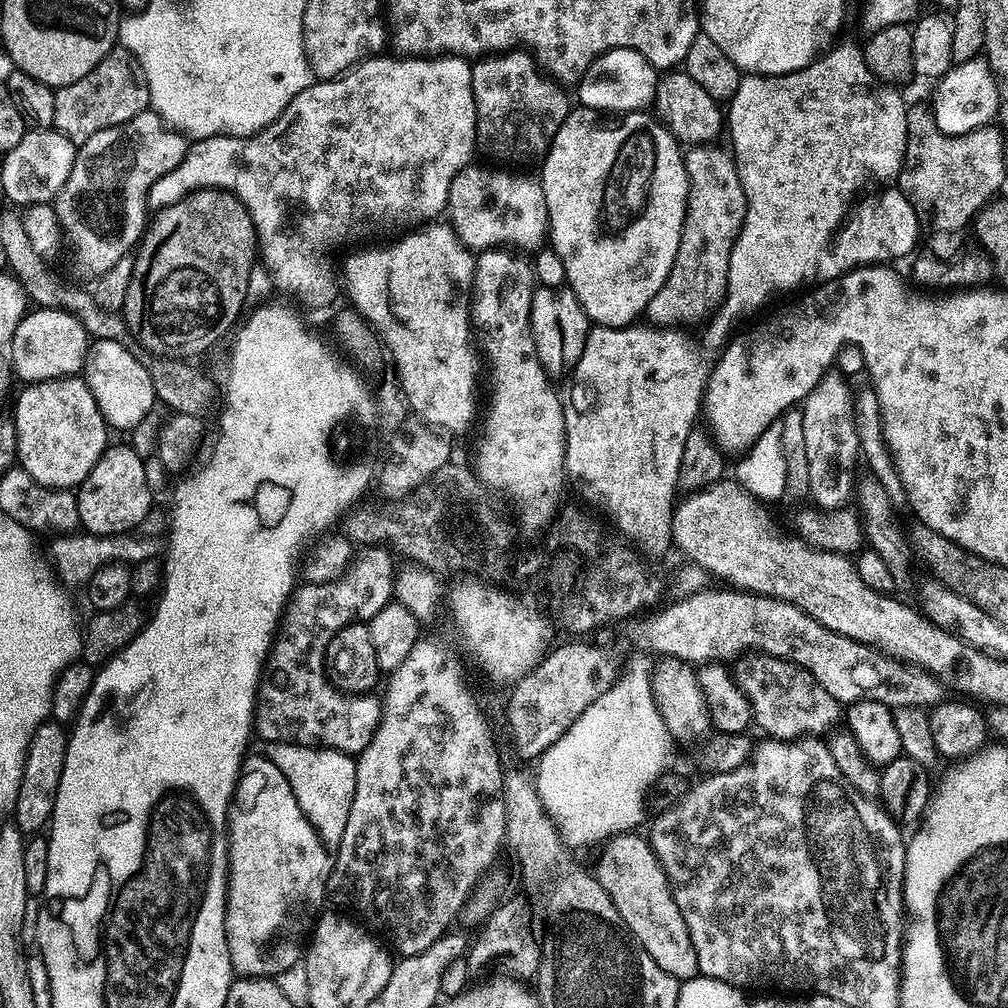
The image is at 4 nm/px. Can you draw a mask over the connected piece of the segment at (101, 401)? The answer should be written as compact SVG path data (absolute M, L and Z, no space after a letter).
M92 340L84 359L82 379L90 394L94 394L94 402L98 402L98 410L109 429L138 428L149 419L152 407L157 407L154 382L150 382L147 363L139 360L133 349L122 346L122 342Z

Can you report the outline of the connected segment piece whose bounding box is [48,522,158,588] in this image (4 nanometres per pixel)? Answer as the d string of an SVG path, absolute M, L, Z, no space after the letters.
M152 522L145 523L138 528L131 528L128 532L113 536L93 536L91 534L60 534L49 546L48 552L52 555L52 564L56 567L55 579L61 585L76 588L87 585L89 578L102 566L107 564L123 564L131 566L141 564L144 560L151 560L157 555L156 528Z

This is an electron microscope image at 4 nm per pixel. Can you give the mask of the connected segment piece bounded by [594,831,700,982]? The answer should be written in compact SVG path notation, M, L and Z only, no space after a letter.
M635 831L622 832L612 836L603 845L605 848L601 850L600 857L596 860L596 868L594 867L596 881L600 883L602 890L606 890L606 894L610 896L610 902L614 902L622 918L624 927L632 933L633 940L646 950L646 954L650 954L650 958L654 958L654 962L662 966L662 970L666 970L666 974L670 974L674 979L681 982L691 980L699 973L700 967L698 954L694 954L694 942L690 942L690 930L686 930L682 910L678 910L678 902L674 902L672 886L654 854L651 843L645 837L643 840L636 835L640 834Z

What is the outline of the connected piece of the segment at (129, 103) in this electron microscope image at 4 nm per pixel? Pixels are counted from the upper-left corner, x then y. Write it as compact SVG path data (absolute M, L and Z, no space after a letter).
M119 46L110 49L106 58L102 58L86 78L78 78L78 82L70 82L70 86L55 89L55 93L52 128L77 146L84 144L86 138L94 138L98 130L110 130L110 126L130 122L130 118L150 108L148 87L140 63Z

